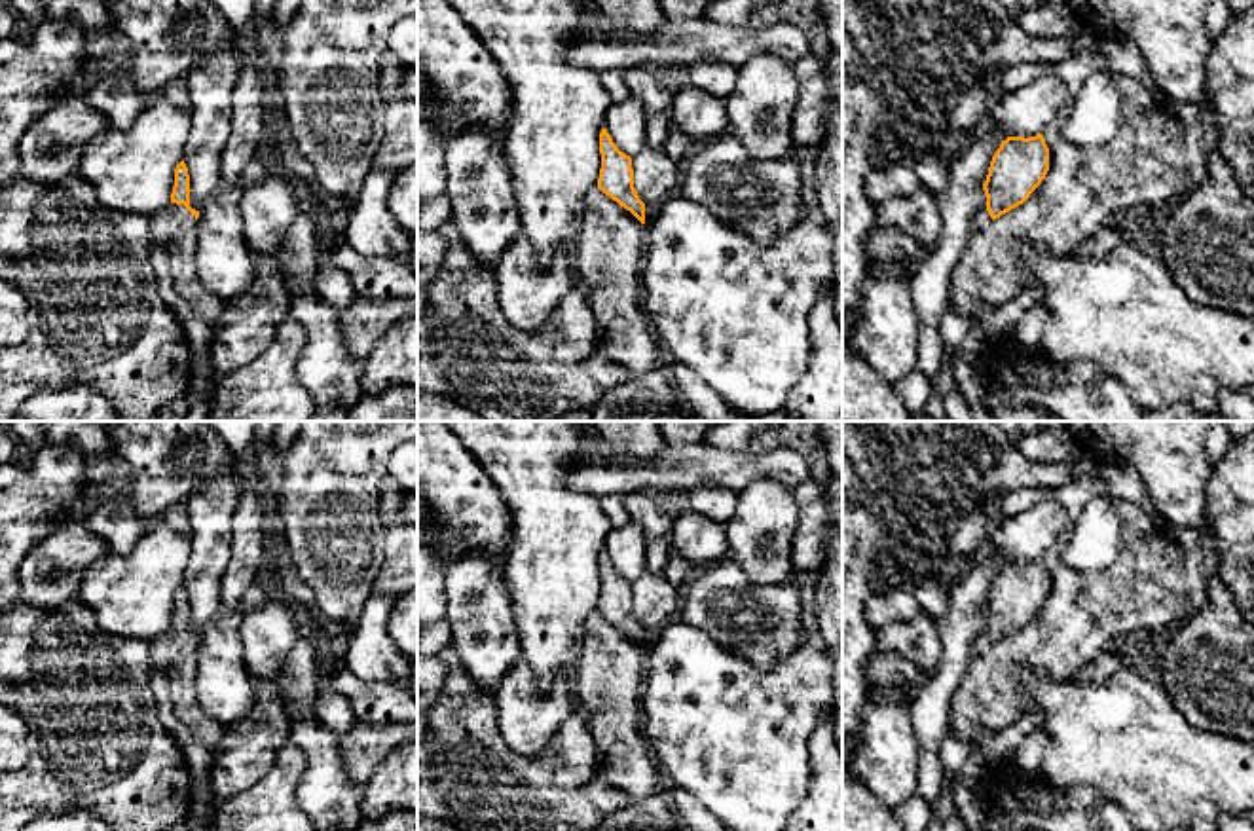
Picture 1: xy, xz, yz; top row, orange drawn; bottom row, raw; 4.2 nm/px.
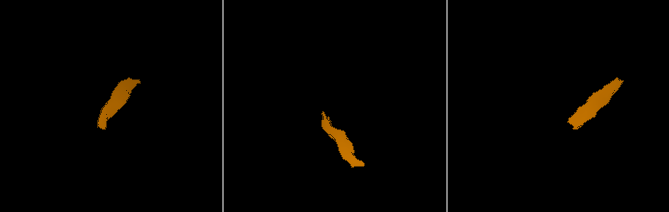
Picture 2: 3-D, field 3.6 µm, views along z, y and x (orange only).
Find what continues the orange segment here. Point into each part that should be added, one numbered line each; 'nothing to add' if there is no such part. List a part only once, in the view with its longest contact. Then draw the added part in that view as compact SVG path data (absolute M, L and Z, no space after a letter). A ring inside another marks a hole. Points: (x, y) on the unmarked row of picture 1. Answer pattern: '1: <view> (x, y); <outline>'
1: xy (175, 642); M171 628L167 634L150 641L150 649L152 664L167 674L173 658L195 649L195 641L184 630Z

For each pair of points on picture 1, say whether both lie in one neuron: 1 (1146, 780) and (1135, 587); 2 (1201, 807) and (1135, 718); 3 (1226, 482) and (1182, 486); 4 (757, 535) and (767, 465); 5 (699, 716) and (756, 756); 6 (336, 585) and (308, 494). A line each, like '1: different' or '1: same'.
1: different
2: same
3: different
4: different
5: same
6: same

